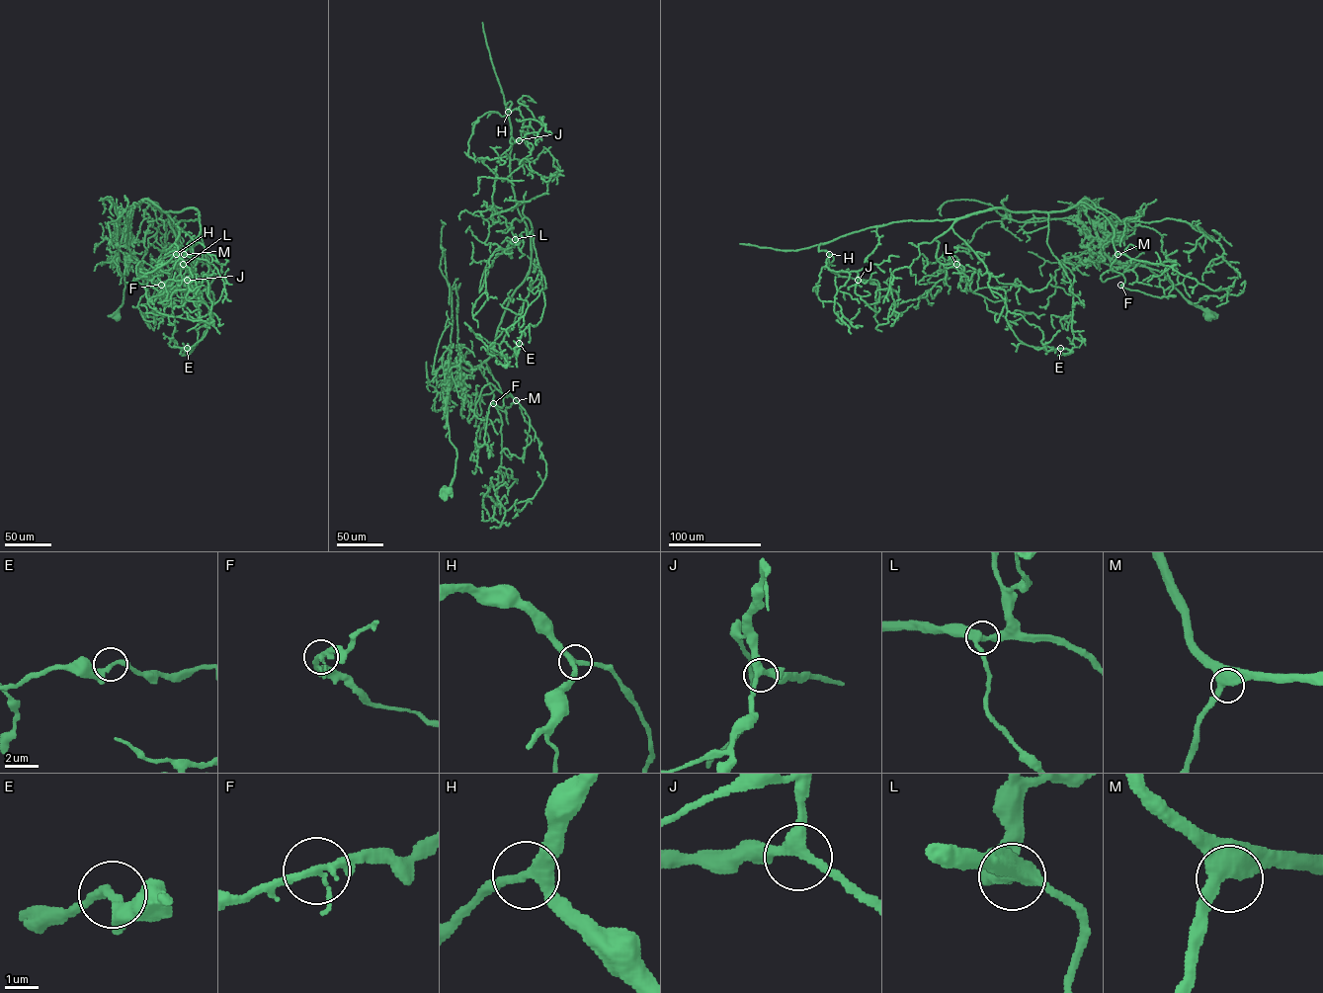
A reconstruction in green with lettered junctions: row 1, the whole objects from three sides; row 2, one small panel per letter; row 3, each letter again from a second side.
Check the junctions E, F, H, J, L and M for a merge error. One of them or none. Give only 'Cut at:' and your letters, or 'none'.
Cut at: none

